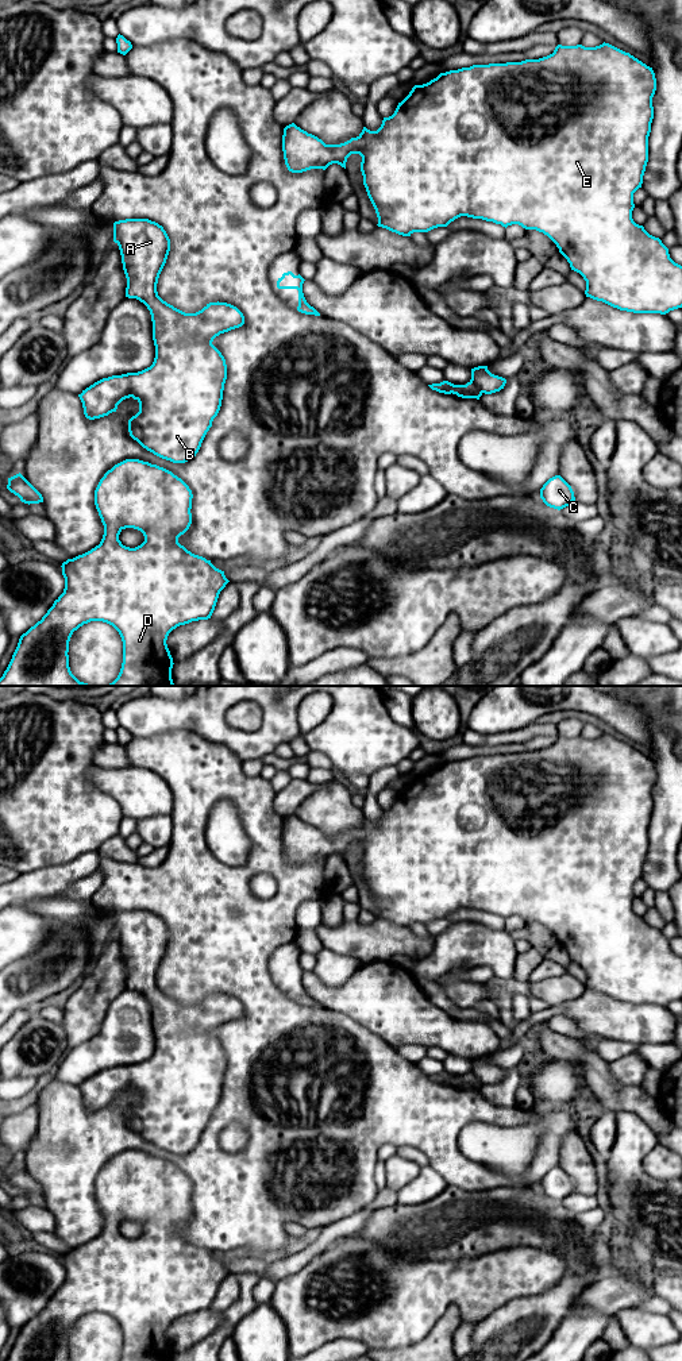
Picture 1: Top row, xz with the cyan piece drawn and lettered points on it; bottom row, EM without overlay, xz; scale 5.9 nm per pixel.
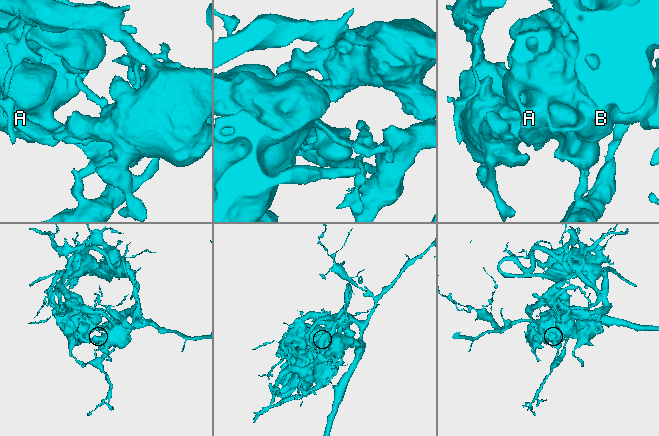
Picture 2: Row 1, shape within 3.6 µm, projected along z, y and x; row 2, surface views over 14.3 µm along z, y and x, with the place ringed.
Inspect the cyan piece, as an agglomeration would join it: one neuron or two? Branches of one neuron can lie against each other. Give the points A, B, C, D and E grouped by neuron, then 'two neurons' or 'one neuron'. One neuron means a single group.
groups A B D / C E; two neurons

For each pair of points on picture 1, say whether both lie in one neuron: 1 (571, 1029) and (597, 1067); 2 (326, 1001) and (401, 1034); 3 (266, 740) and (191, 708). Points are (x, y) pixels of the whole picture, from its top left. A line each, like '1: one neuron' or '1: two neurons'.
1: two neurons
2: one neuron
3: one neuron

